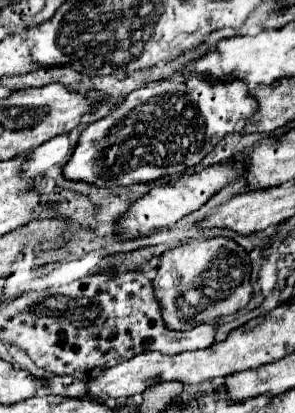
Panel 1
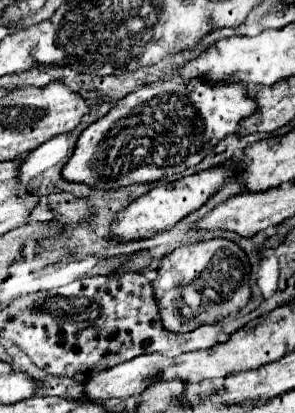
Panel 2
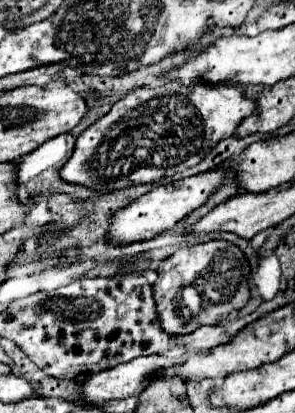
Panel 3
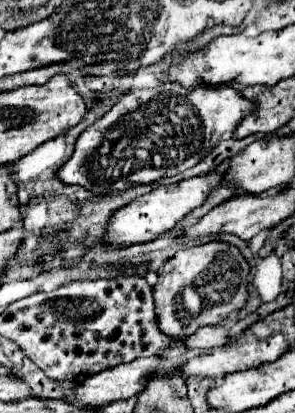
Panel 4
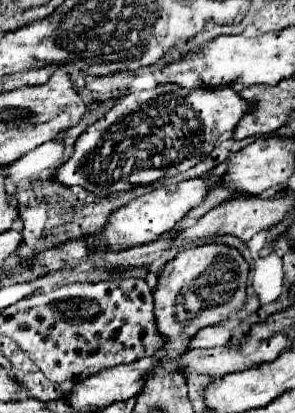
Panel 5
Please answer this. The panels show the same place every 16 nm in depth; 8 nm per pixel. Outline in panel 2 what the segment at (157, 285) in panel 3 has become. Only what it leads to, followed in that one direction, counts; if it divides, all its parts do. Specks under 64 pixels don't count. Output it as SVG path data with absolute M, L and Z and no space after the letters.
M226 238L190 242L162 256L152 286L164 328L188 332L200 324L220 322L226 314L234 314L248 304L252 298L250 260L238 244Z

